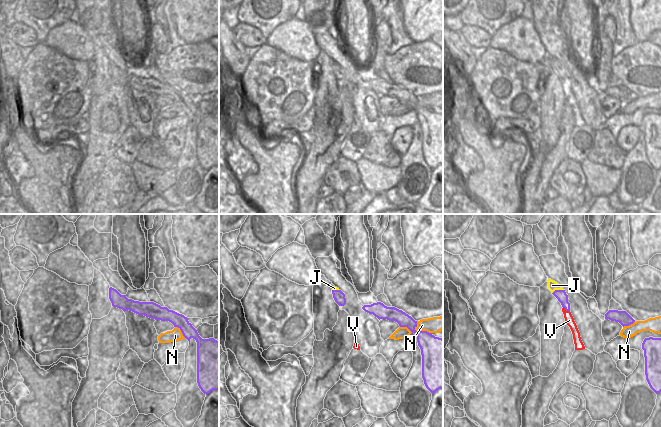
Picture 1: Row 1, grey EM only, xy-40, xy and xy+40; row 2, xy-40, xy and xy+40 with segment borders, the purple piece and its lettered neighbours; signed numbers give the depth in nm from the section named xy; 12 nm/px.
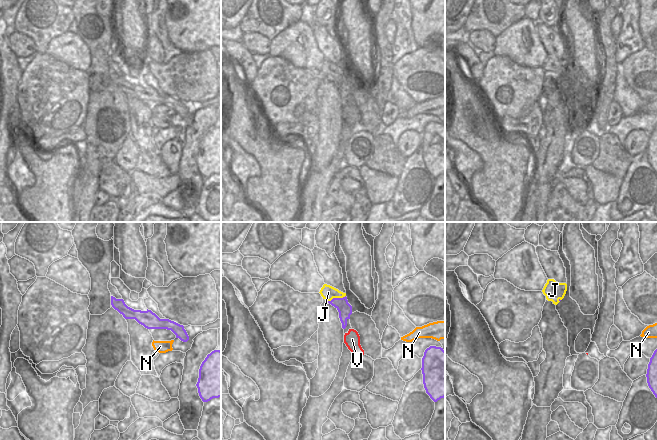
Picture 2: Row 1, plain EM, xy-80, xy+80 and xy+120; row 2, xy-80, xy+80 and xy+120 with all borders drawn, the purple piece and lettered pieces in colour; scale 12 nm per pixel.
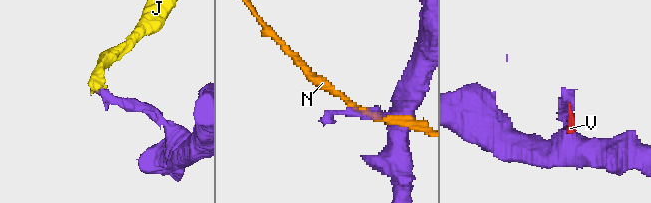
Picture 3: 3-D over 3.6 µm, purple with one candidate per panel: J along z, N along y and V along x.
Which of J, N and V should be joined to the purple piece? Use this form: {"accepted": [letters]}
{"accepted": []}

